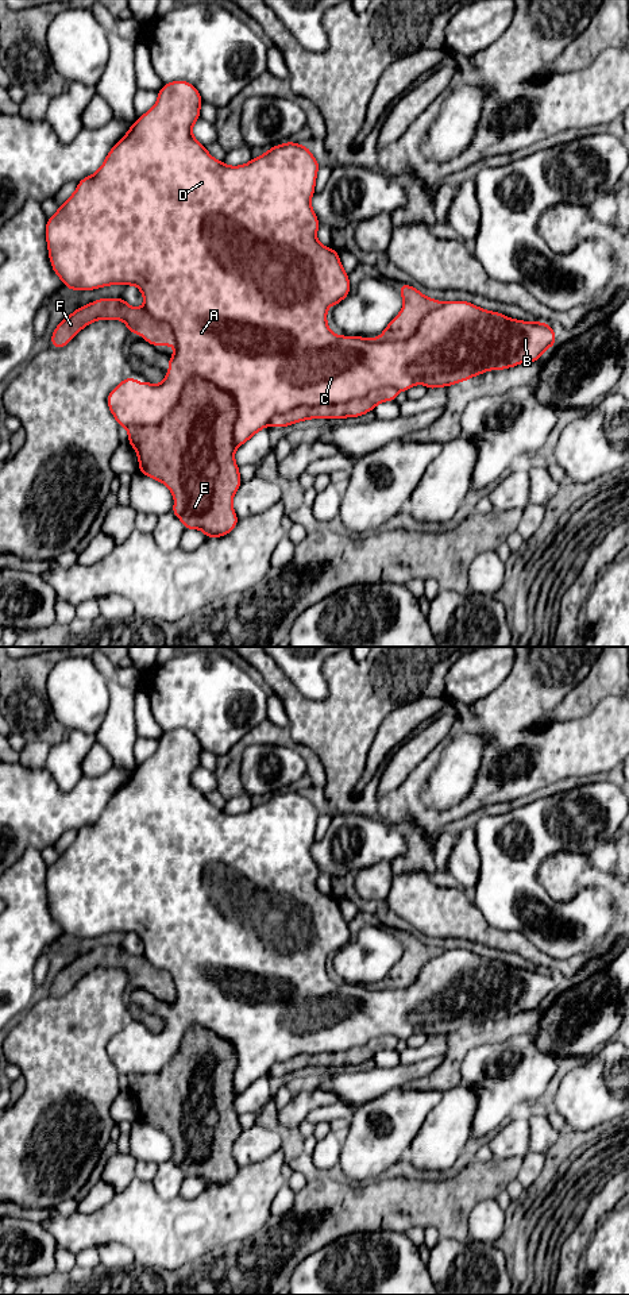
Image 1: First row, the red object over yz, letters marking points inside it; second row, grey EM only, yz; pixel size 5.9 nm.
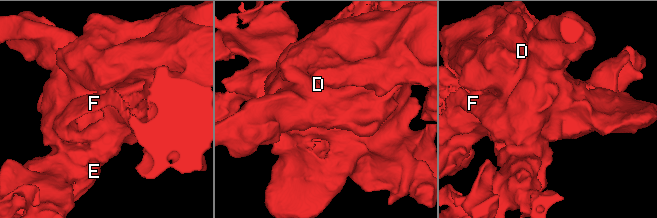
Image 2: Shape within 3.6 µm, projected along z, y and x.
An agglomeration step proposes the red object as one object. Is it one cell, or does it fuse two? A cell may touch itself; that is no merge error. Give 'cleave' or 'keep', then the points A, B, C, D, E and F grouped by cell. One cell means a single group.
cleave; groups A B C D / E F

